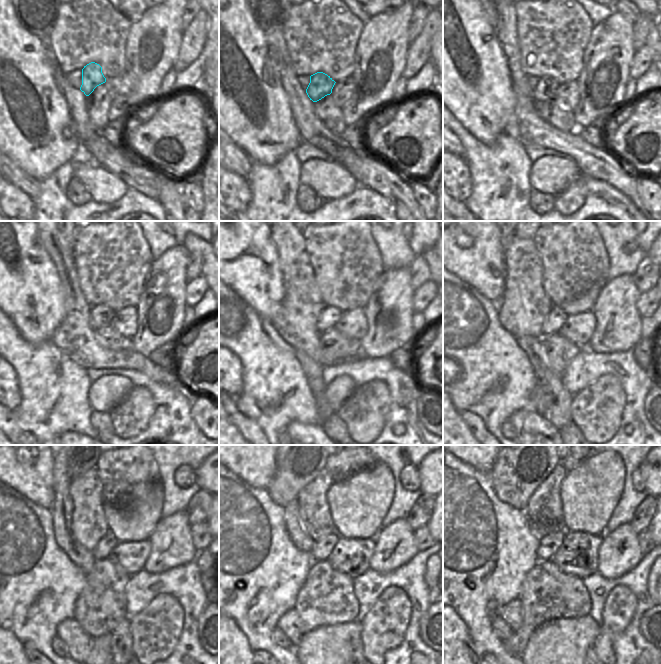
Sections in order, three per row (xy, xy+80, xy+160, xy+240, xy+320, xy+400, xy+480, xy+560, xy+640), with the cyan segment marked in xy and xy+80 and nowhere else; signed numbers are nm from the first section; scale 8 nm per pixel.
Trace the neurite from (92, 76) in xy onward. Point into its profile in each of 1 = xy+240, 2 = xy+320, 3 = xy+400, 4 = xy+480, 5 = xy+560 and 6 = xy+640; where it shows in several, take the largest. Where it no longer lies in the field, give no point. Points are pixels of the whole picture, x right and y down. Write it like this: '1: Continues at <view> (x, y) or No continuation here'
1: Continues at xy+240 (100, 315)
2: Continues at xy+320 (329, 315)
3: Continues at xy+400 (556, 317)
4: Continues at xy+480 (105, 545)
5: Continues at xy+560 (322, 549)
6: Continues at xy+640 (549, 544).

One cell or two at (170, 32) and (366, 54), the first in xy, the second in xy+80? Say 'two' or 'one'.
one

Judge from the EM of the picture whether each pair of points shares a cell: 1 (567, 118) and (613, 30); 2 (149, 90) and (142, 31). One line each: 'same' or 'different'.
1: different
2: same

